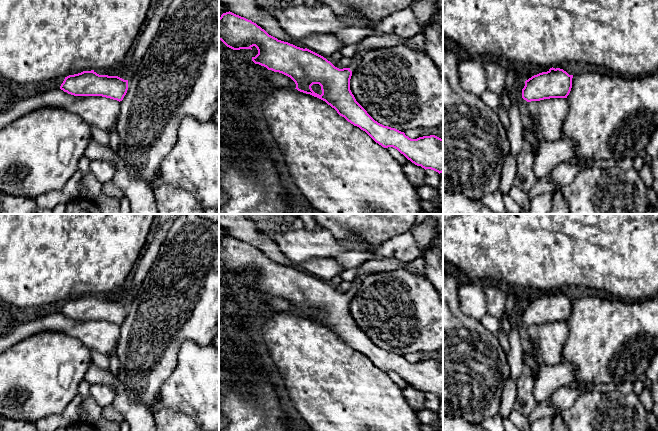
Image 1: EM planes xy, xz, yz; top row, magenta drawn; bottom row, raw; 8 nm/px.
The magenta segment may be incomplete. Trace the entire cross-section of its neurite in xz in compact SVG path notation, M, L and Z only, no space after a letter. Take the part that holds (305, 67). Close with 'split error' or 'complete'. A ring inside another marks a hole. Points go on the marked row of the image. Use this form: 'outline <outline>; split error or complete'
outline M226 12L219 18L219 40L233 50L251 49L255 46L258 54L252 57L255 64L266 67L268 70L282 73L290 77L296 84L298 91L310 94L325 101L354 126L365 131L376 143L384 148L393 147L403 154L408 160L422 168L431 169L439 174L443 172L443 139L435 136L423 136L411 139L395 128L384 126L375 121L367 111L356 101L350 90L352 72L356 69L362 56L368 50L355 53L349 68L339 69L323 56L305 48L297 47L288 42L278 40L269 35L256 23L232 12ZM319 84L322 94L315 93L311 86Z; split error

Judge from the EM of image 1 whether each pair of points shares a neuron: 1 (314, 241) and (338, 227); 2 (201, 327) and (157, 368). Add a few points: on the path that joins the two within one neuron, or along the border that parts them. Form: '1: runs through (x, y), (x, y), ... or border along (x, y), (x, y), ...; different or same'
1: border along (318, 228), (328, 230), (339, 240), (353, 235); different
2: runs through (188, 327), (160, 355); same

